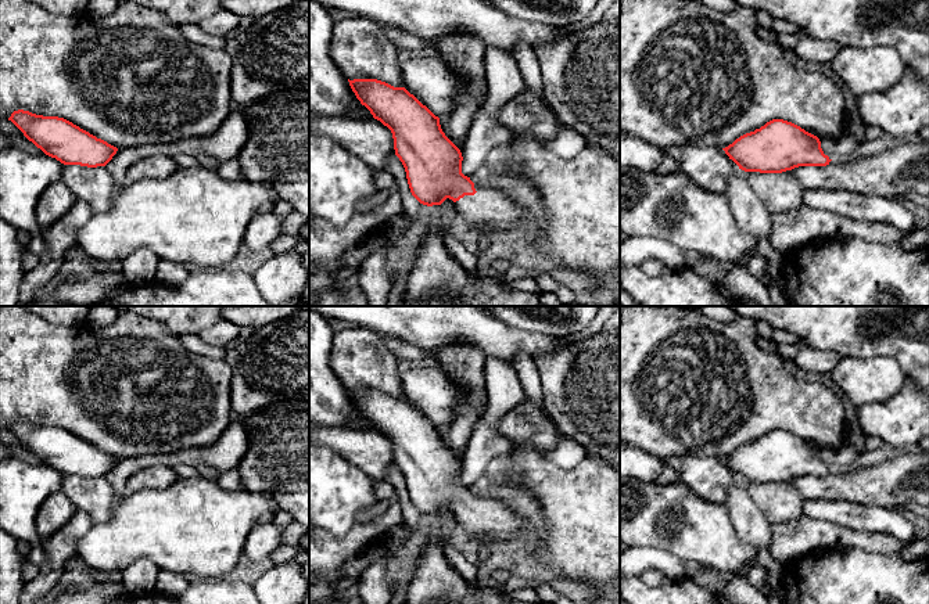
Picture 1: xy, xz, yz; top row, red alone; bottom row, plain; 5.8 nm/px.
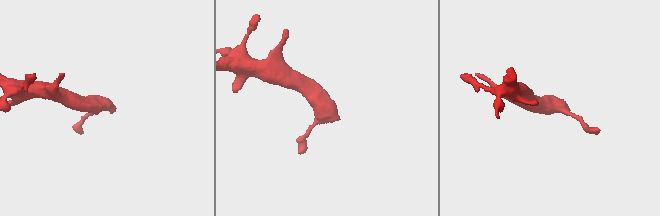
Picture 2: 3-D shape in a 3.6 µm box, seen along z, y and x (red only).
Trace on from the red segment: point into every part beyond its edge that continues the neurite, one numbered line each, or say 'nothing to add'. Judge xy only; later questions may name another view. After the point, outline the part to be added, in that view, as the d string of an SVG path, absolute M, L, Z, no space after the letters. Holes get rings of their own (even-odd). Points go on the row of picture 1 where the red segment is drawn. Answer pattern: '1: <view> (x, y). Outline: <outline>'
nothing to add

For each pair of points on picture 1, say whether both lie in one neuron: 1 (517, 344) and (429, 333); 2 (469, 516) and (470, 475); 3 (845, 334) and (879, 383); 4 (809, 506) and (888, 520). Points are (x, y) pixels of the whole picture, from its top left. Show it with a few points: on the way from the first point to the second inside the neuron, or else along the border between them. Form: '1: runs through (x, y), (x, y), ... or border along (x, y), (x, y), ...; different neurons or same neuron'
1: runs through (495, 338), (484, 331), (451, 331); same neuron
2: border along (461, 463), (462, 482), (469, 488); different neurons
3: border along (840, 356), (895, 358); different neurons
4: runs through (828, 510), (868, 520); same neuron

